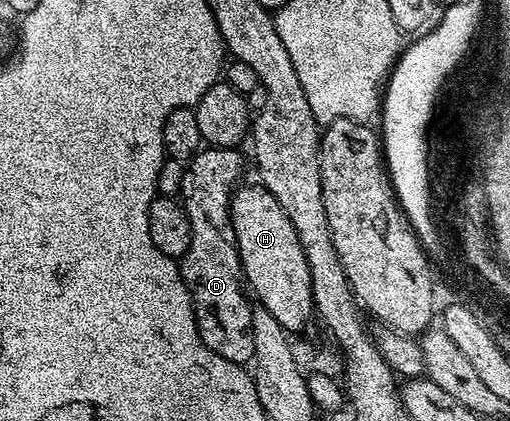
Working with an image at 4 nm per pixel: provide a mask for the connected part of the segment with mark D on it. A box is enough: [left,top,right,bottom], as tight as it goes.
[179,147,255,365]

